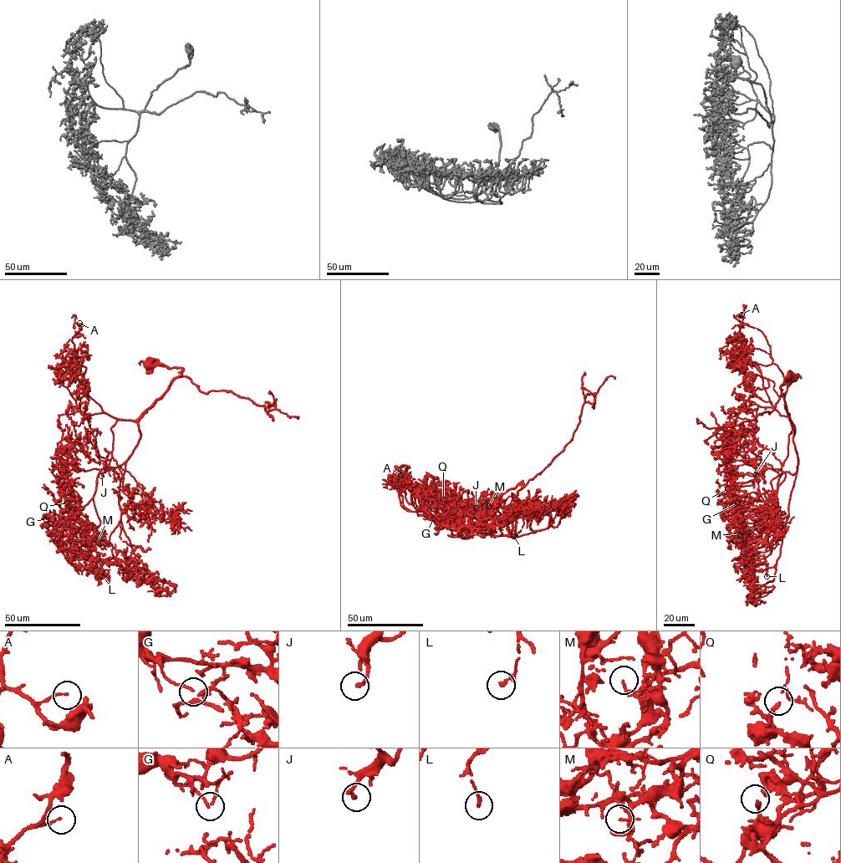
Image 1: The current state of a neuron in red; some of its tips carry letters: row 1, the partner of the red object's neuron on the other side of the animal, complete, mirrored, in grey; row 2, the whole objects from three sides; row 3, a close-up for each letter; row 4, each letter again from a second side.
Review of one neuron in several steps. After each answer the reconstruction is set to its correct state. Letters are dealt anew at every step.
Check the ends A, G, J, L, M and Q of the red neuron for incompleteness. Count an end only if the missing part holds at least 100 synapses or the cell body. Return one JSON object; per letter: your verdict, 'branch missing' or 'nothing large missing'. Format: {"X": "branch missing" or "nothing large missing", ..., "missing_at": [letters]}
{"A": "nothing large missing", "G": "nothing large missing", "J": "branch missing", "L": "nothing large missing", "M": "nothing large missing", "Q": "nothing large missing", "missing_at": ["J"]}

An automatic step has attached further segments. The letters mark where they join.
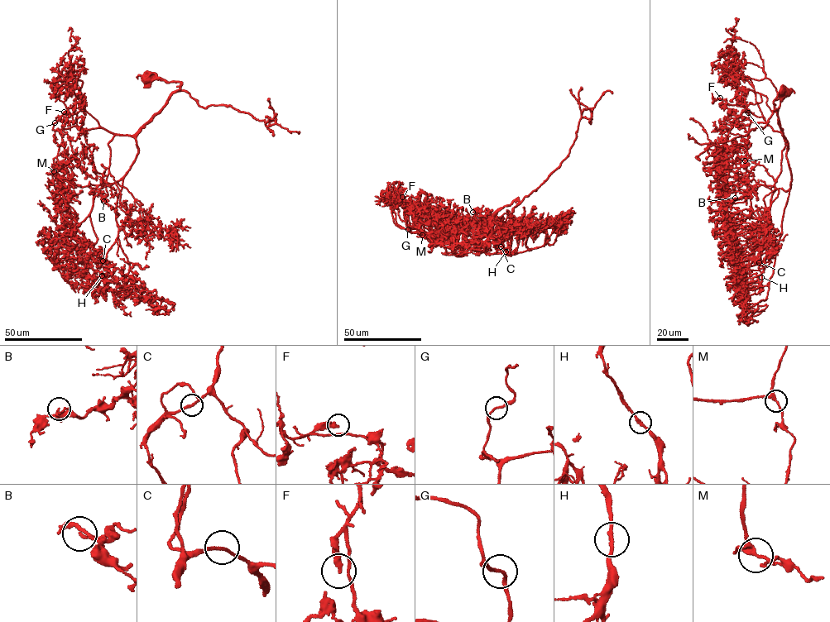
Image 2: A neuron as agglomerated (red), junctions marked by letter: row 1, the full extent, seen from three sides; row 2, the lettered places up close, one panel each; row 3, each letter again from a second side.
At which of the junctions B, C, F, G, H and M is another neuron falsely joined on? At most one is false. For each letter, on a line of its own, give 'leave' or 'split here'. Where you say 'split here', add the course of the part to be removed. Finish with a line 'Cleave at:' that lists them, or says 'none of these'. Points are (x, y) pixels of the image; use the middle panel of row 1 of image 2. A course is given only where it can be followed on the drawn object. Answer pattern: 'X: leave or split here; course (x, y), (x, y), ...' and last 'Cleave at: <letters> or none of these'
B: leave
C: leave
F: leave
G: leave
H: leave
M: leave
Cleave at: none of these

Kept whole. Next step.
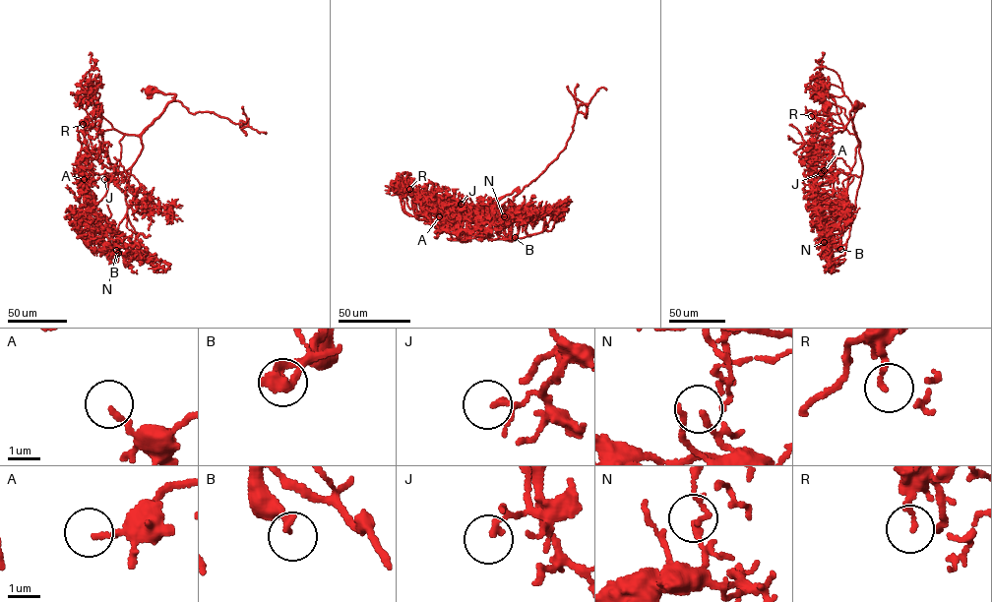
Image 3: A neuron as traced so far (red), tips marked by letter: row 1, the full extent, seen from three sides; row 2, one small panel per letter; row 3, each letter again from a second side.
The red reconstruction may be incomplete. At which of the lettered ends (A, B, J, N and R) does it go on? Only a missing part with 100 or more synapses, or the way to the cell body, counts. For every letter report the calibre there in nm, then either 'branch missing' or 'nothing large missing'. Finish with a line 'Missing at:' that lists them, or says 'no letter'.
A: 190 nm thick; nothing large missing
B: 240 nm thick; branch missing
J: 130 nm thick; nothing large missing
N: 130 nm thick; nothing large missing
R: 100 nm thick; nothing large missing
Missing at: B

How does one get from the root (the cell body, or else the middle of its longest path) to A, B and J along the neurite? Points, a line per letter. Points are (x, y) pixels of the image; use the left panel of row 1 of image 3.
A: (150, 91), (175, 96), (138, 135), (95, 128), (79, 132), (82, 146), (78, 162), (92, 179), (84, 179)
B: (150, 91), (175, 96), (141, 136), (142, 149), (127, 182), (127, 211), (110, 235), (118, 253)
J: (150, 91), (175, 96), (140, 134), (124, 136), (119, 142), (117, 170), (112, 178), (107, 175), (104, 179)

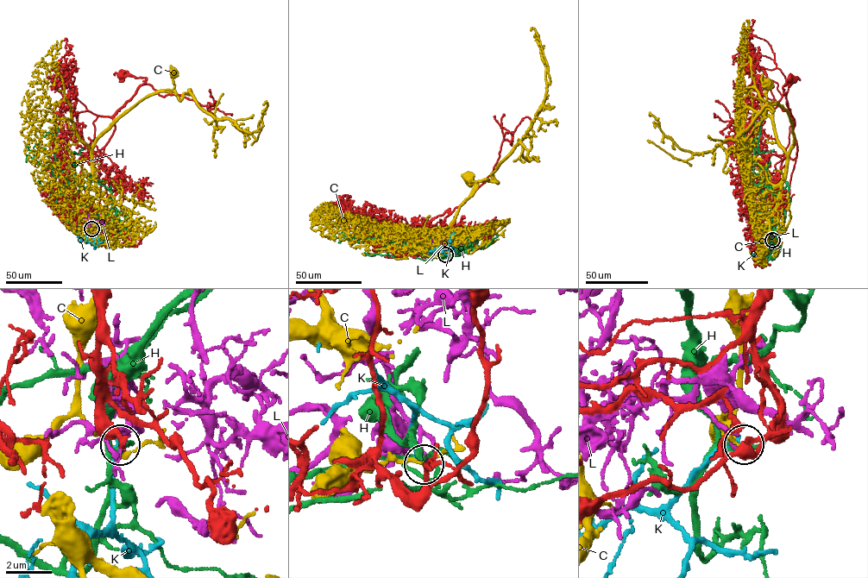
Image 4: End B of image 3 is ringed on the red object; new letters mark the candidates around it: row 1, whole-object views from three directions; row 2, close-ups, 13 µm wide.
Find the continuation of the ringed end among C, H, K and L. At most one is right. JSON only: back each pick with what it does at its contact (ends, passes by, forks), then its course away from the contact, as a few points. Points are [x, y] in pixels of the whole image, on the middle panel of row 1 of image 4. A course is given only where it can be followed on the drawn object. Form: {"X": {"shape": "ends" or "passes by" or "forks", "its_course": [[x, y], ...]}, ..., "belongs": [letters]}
{"K": {"shape": "ends", "its_course": [[445, 254], [445, 251], [449, 250], [452, 236], [449, 242]]}, "belongs": ["K"]}

